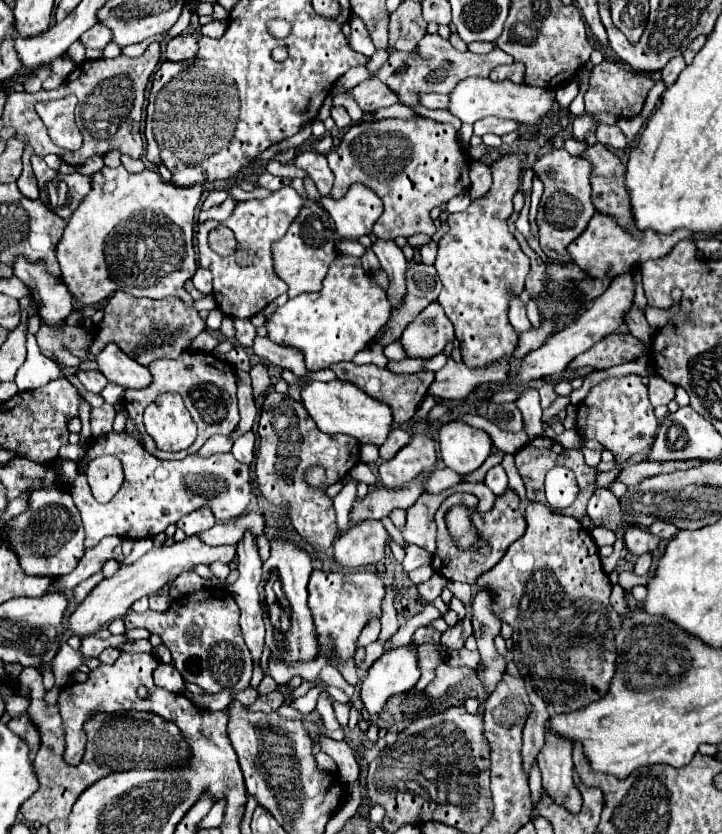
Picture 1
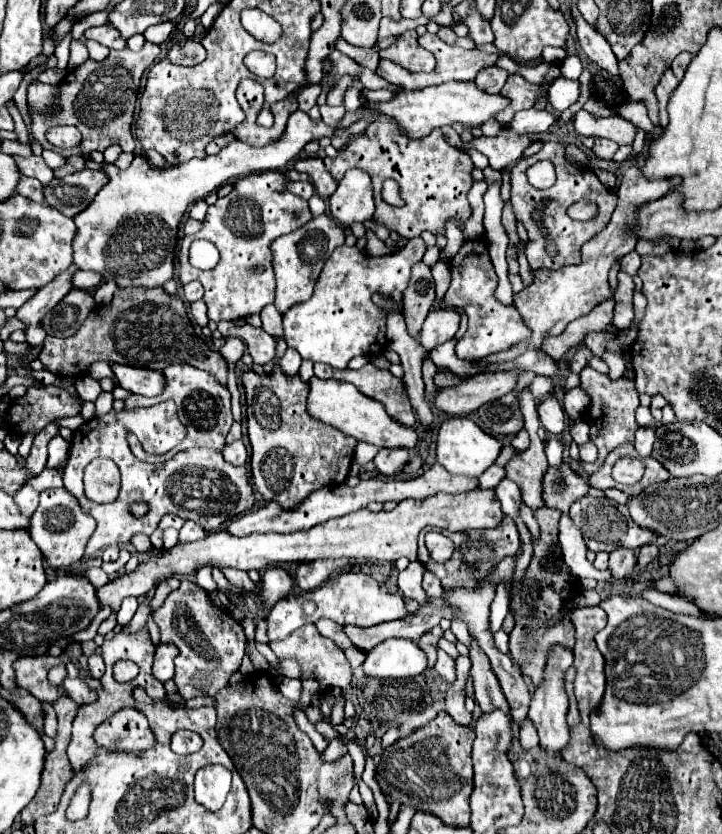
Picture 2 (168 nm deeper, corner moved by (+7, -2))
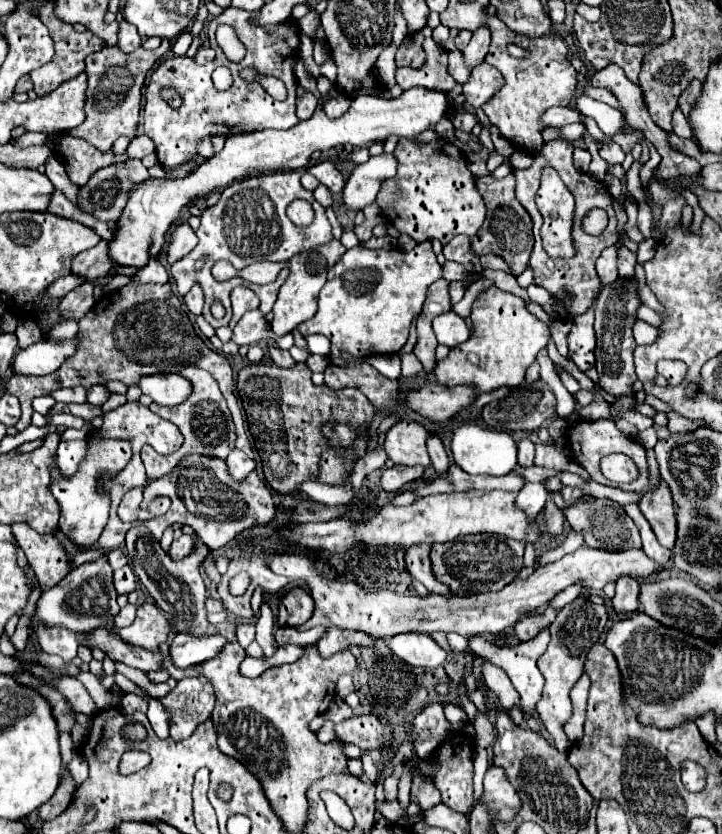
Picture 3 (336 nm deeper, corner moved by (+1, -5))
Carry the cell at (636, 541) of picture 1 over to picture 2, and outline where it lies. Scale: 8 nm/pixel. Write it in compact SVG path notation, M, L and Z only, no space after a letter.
M617 547L611 551L609 569L613 577L629 577L635 569L635 551L627 547Z

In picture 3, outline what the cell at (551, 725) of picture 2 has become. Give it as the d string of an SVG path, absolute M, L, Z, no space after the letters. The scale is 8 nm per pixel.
M579 596L571 604L561 608L557 618L549 626L549 634L551 634L549 646L543 652L543 656L537 660L537 666L539 666L539 670L541 670L543 678L545 678L545 688L543 688L541 700L537 702L535 710L537 710L539 718L541 718L541 722L545 724L547 732L551 734L553 744L555 744L555 748L559 752L567 752L571 748L571 742L563 734L563 724L567 722L567 718L571 718L569 692L571 692L573 684L579 680L579 676L583 674L583 662L585 662L587 652L605 634L607 618L609 618L609 614L607 614L605 606L593 604L585 596Z

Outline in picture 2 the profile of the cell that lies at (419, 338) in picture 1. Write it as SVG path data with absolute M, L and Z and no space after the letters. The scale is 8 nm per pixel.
M439 309L431 311L423 323L423 329L419 331L419 343L427 351L433 347L453 339L453 335L459 329L459 315L451 309Z

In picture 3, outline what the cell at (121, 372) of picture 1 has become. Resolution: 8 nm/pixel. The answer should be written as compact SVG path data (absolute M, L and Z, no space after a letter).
M153 374L141 378L139 388L143 394L149 394L153 402L163 406L177 406L191 396L191 382L181 374Z

